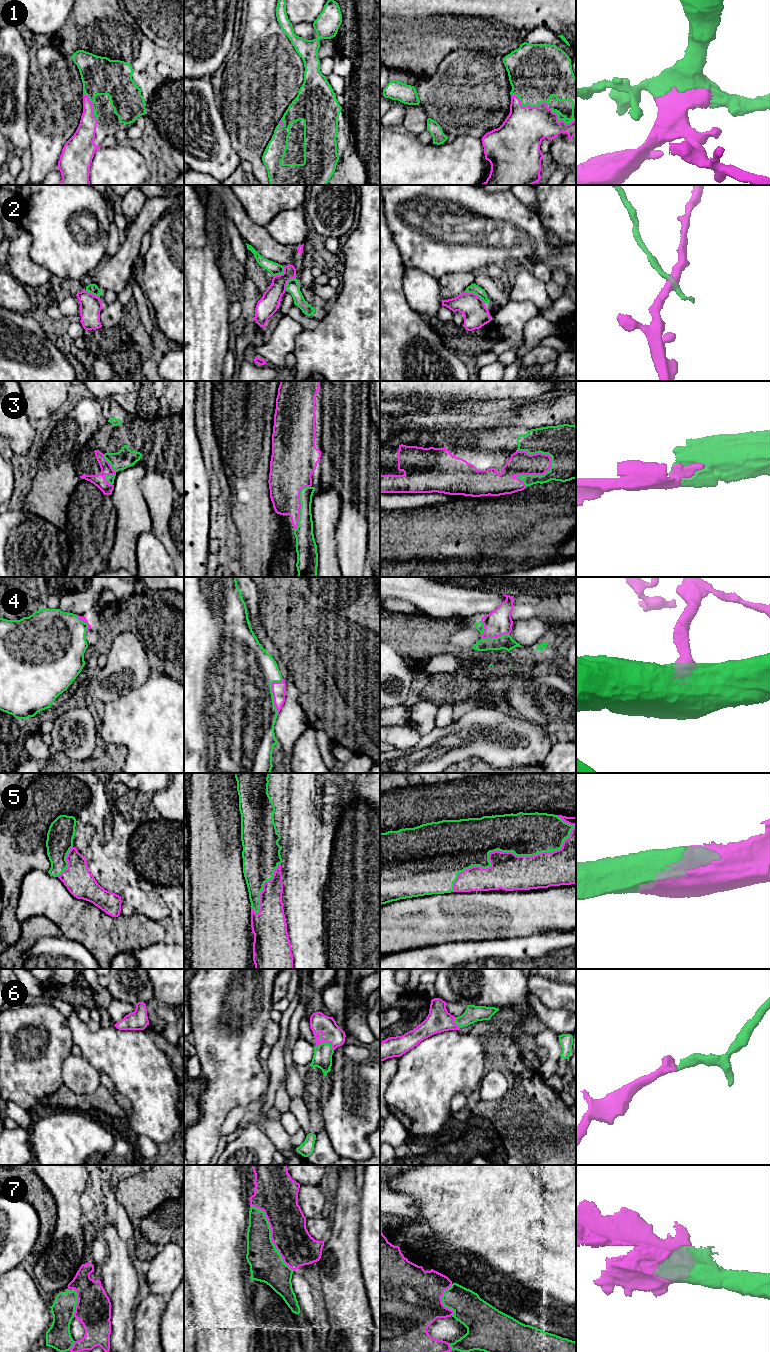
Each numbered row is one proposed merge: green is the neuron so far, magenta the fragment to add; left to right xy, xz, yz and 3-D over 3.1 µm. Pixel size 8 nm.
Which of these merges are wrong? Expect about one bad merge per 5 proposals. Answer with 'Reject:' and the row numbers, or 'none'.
Reject: 2

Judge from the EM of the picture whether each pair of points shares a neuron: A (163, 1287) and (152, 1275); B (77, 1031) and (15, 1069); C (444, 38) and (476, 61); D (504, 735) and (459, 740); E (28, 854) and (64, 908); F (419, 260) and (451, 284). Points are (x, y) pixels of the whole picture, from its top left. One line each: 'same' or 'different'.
A: same
B: different
C: different
D: same
E: different
F: different

